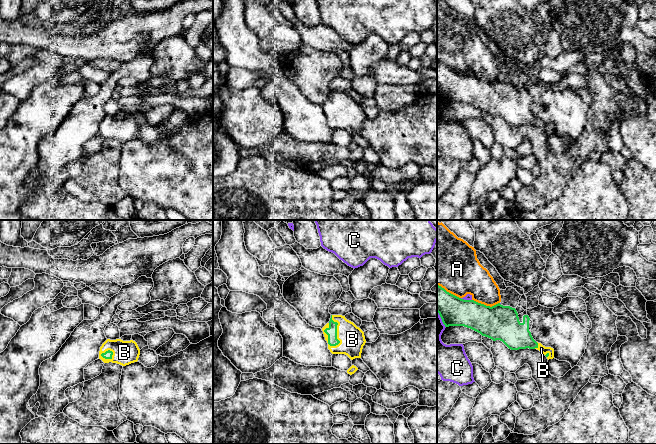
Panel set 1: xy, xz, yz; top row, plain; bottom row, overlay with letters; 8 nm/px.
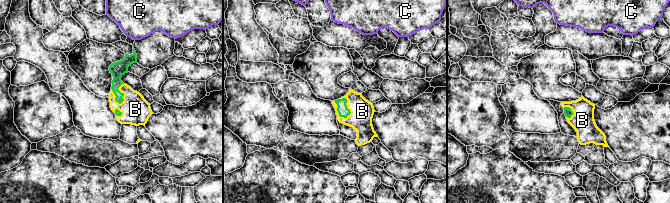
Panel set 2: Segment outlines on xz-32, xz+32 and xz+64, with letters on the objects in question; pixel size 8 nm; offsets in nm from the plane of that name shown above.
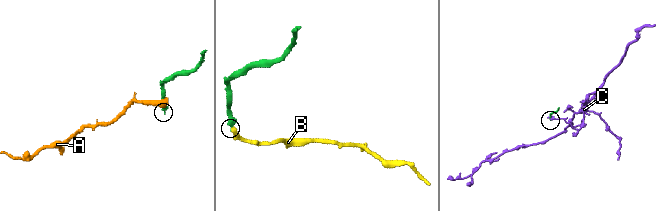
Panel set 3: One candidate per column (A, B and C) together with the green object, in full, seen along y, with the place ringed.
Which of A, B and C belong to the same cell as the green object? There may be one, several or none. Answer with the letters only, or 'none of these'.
B

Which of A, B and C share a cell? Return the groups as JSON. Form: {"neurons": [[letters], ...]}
{"neurons": [["A"], ["B"], ["C"]]}

